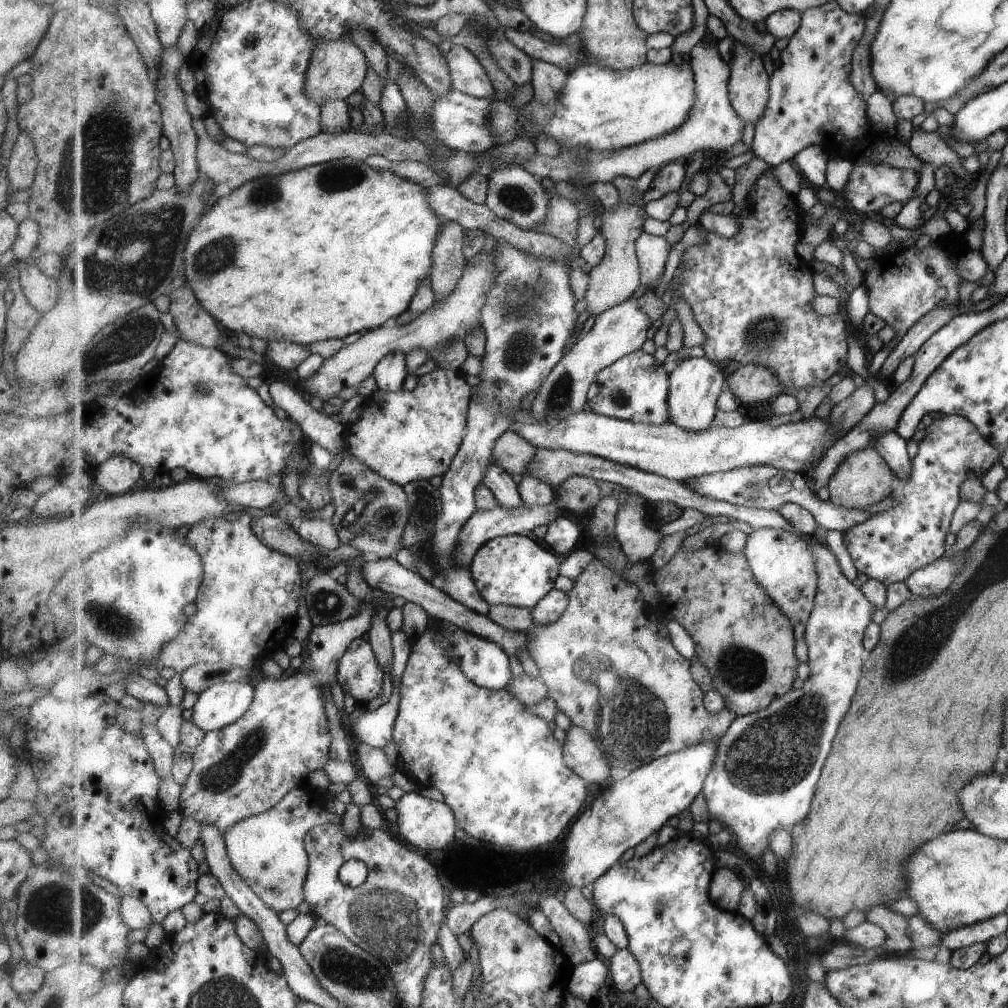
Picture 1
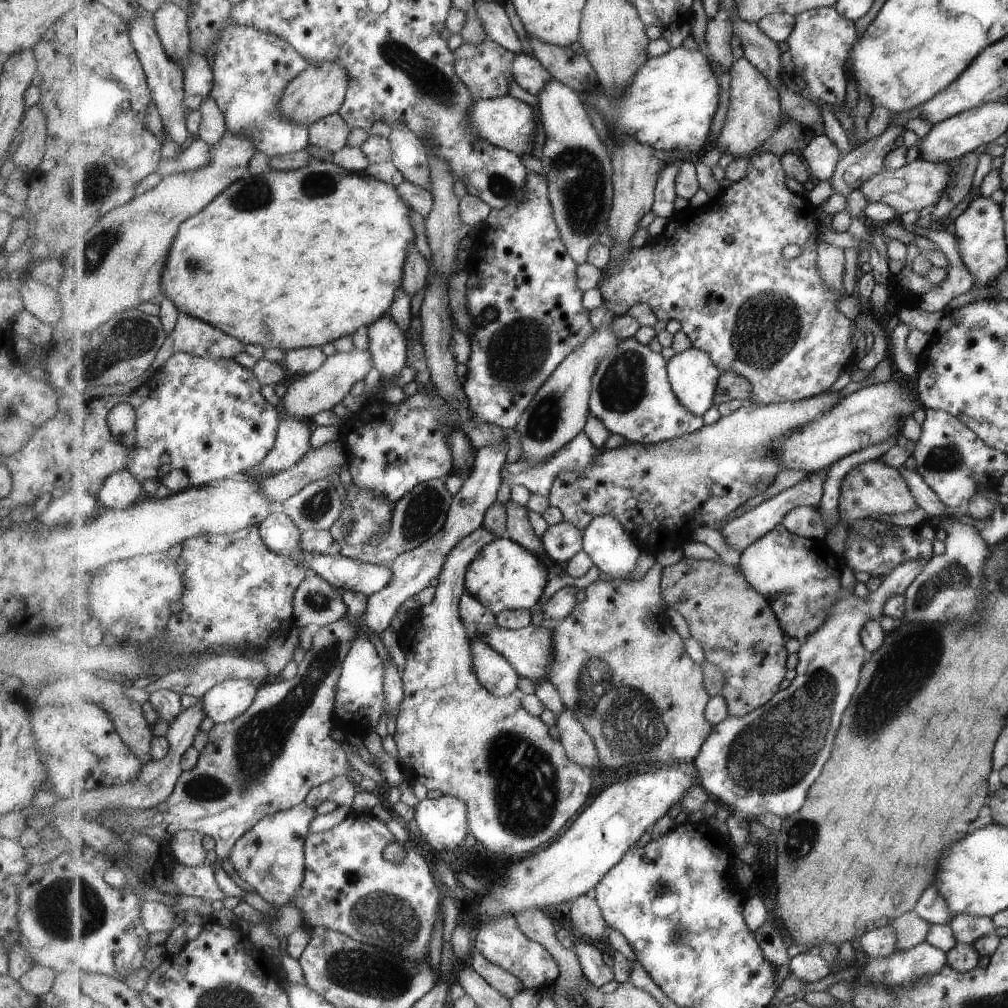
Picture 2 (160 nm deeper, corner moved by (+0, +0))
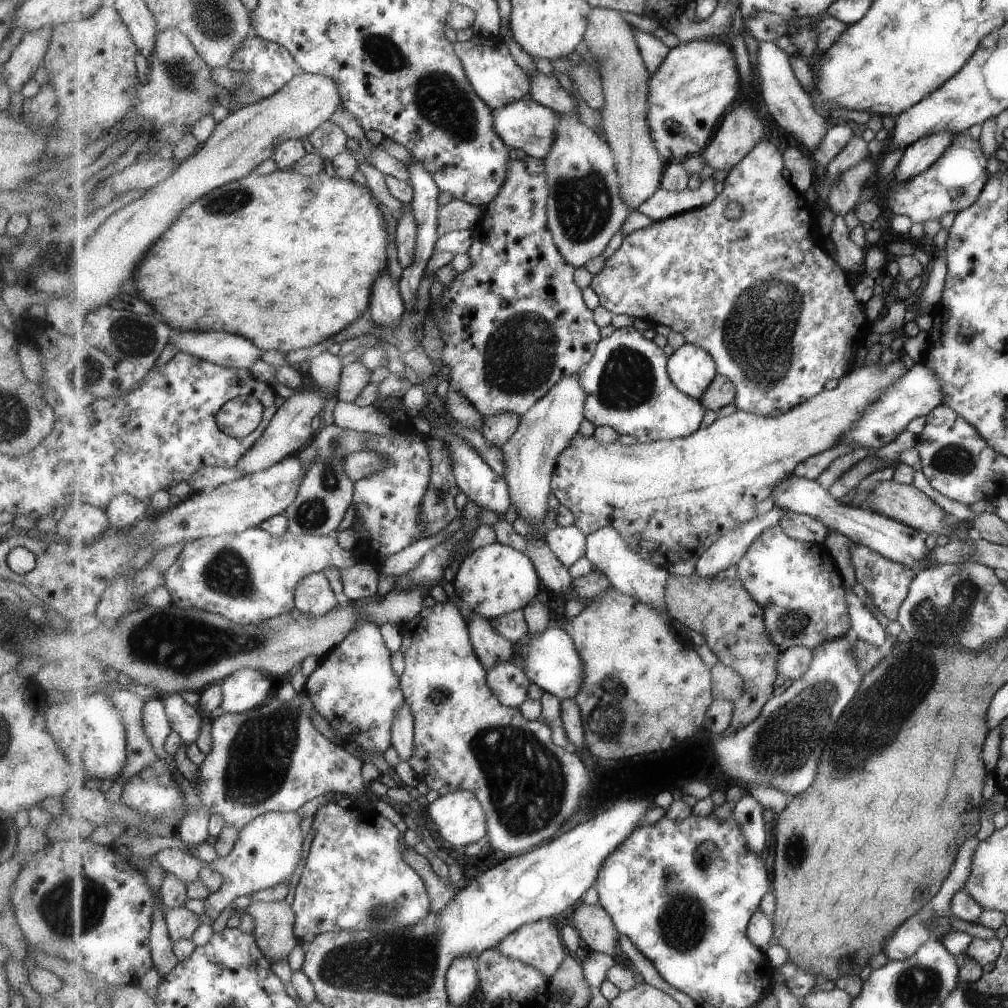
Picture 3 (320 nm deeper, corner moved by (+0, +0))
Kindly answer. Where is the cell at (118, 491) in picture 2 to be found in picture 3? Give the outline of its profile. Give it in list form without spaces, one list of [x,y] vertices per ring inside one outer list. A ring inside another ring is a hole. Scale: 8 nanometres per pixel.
[[[119,492],[109,502],[106,513],[113,529],[129,528],[130,525],[136,525],[146,517],[150,513],[150,508],[145,500],[135,498],[133,494],[127,492]]]

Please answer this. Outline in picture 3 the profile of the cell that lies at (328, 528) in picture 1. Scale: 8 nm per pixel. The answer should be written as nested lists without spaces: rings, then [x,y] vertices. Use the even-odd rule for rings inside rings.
[[[253,527],[241,534],[225,534],[214,538],[191,541],[183,548],[179,559],[165,572],[165,586],[171,592],[172,603],[177,608],[197,608],[225,616],[239,625],[263,624],[277,616],[289,615],[296,609],[296,590],[301,580],[329,567],[353,568],[359,562],[355,551],[341,548],[335,538],[328,535],[271,536],[260,527]]]

